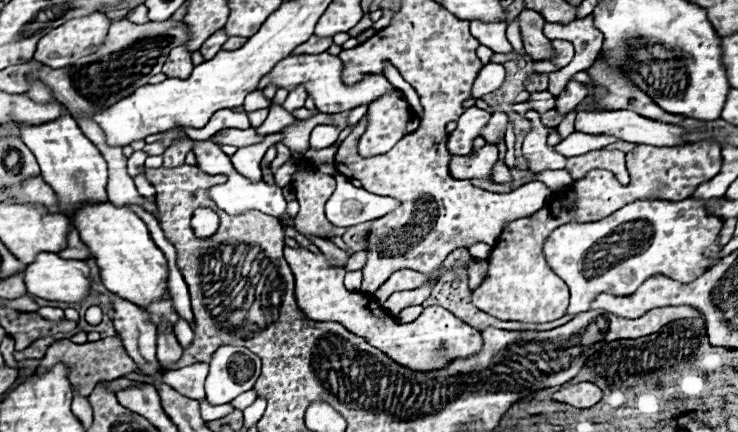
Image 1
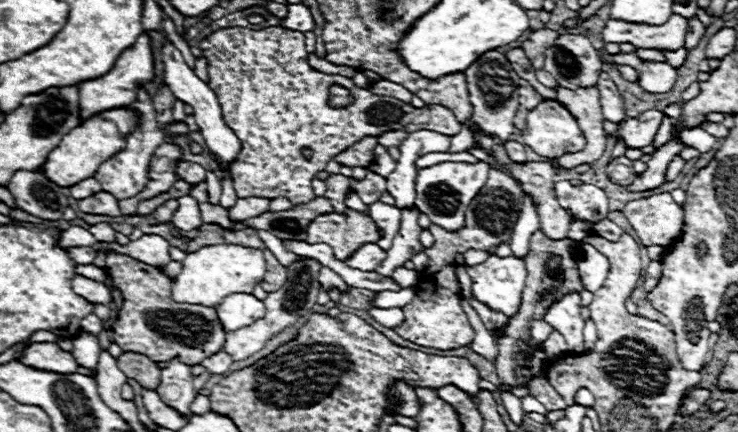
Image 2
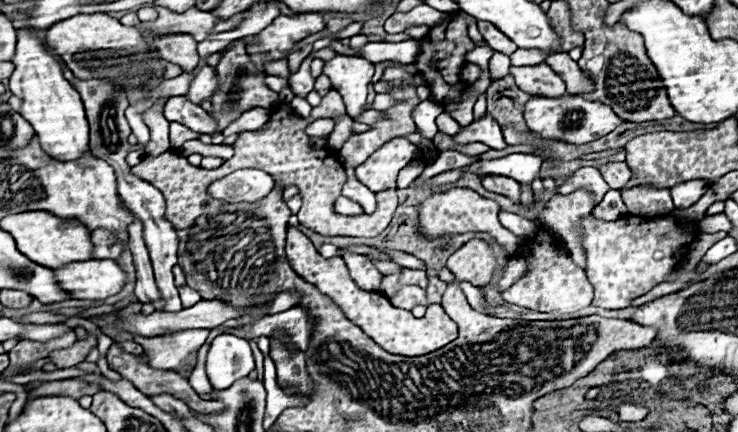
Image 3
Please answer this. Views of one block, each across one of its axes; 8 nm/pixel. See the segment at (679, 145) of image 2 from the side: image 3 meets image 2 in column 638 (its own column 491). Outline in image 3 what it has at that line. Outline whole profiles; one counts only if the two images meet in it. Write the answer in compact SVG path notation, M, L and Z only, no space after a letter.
M484 176L482 178L482 184L486 190L490 192L496 192L496 194L502 194L502 196L508 196L512 198L514 202L520 200L520 184L508 176Z

